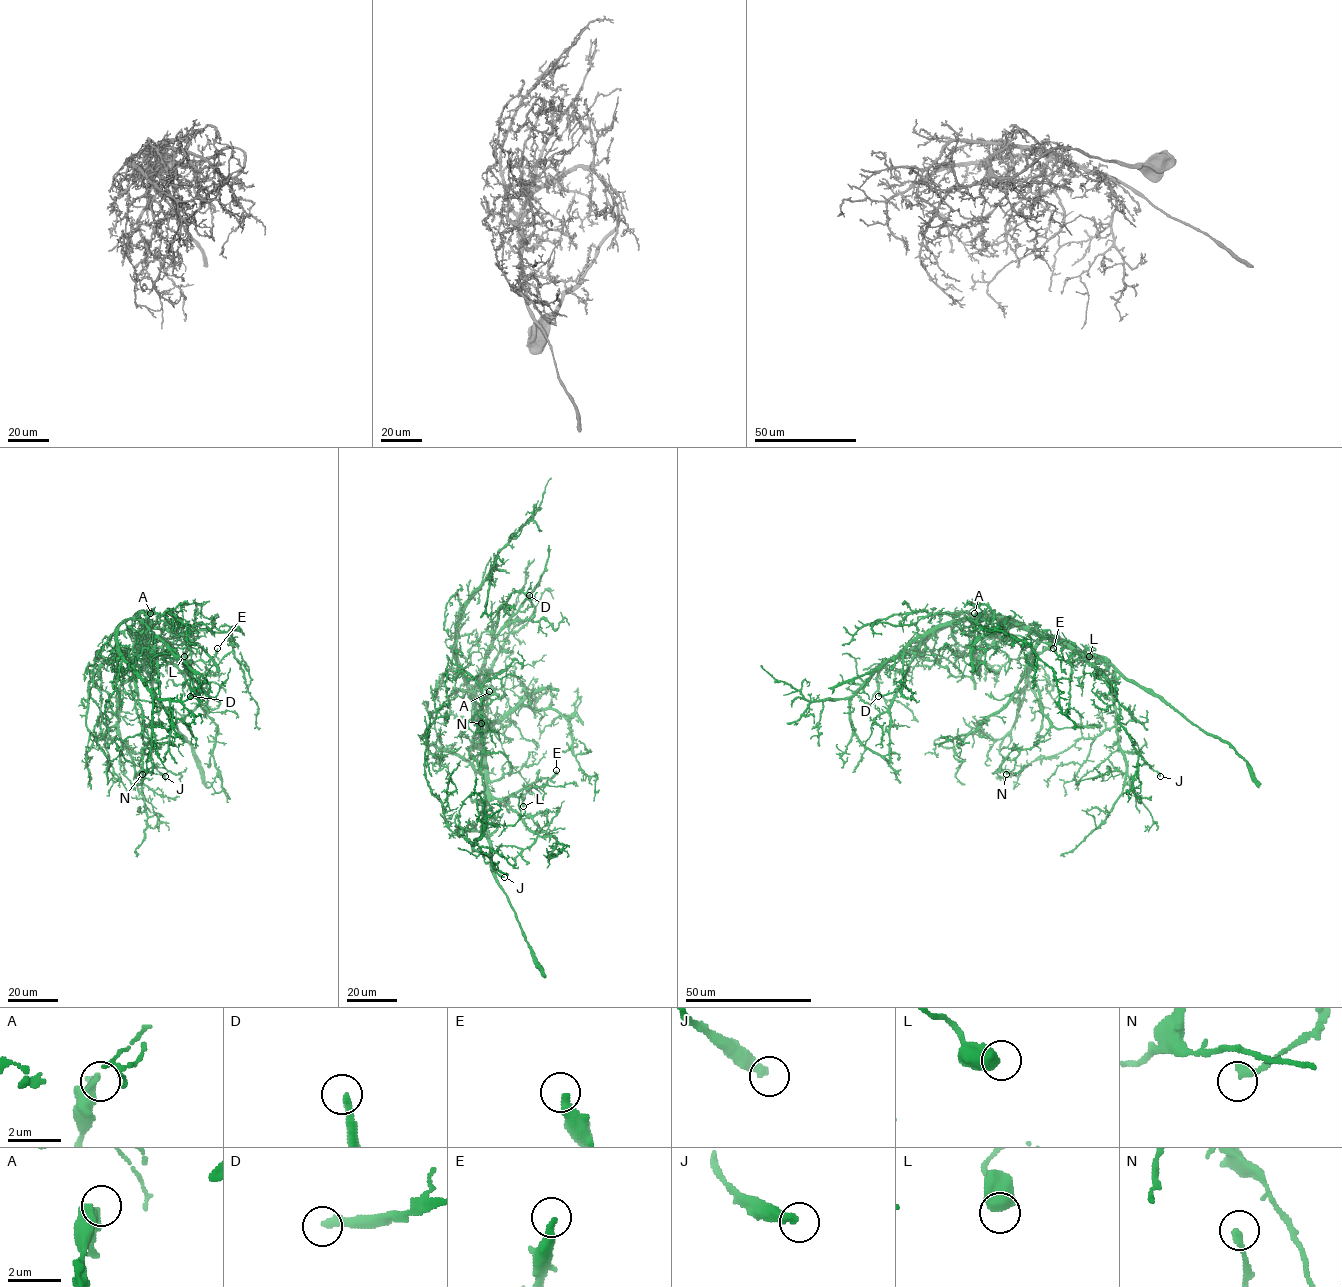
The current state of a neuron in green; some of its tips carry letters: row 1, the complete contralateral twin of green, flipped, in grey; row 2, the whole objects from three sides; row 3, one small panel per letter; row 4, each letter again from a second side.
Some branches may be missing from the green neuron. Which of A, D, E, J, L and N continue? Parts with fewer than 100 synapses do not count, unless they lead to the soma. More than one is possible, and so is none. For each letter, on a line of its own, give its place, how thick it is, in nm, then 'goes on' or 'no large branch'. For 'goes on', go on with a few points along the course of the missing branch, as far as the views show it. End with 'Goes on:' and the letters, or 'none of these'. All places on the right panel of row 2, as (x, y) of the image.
A: at (974, 613); 360 nm thick; no large branch
D: at (878, 696); 280 nm thick; no large branch
E: at (1053, 648); 320 nm thick; no large branch
J: at (1160, 776); 360 nm thick; no large branch
L: at (1089, 656); 650 nm thick; no large branch
N: at (1006, 774); 320 nm thick; no large branch
Goes on: none of these

